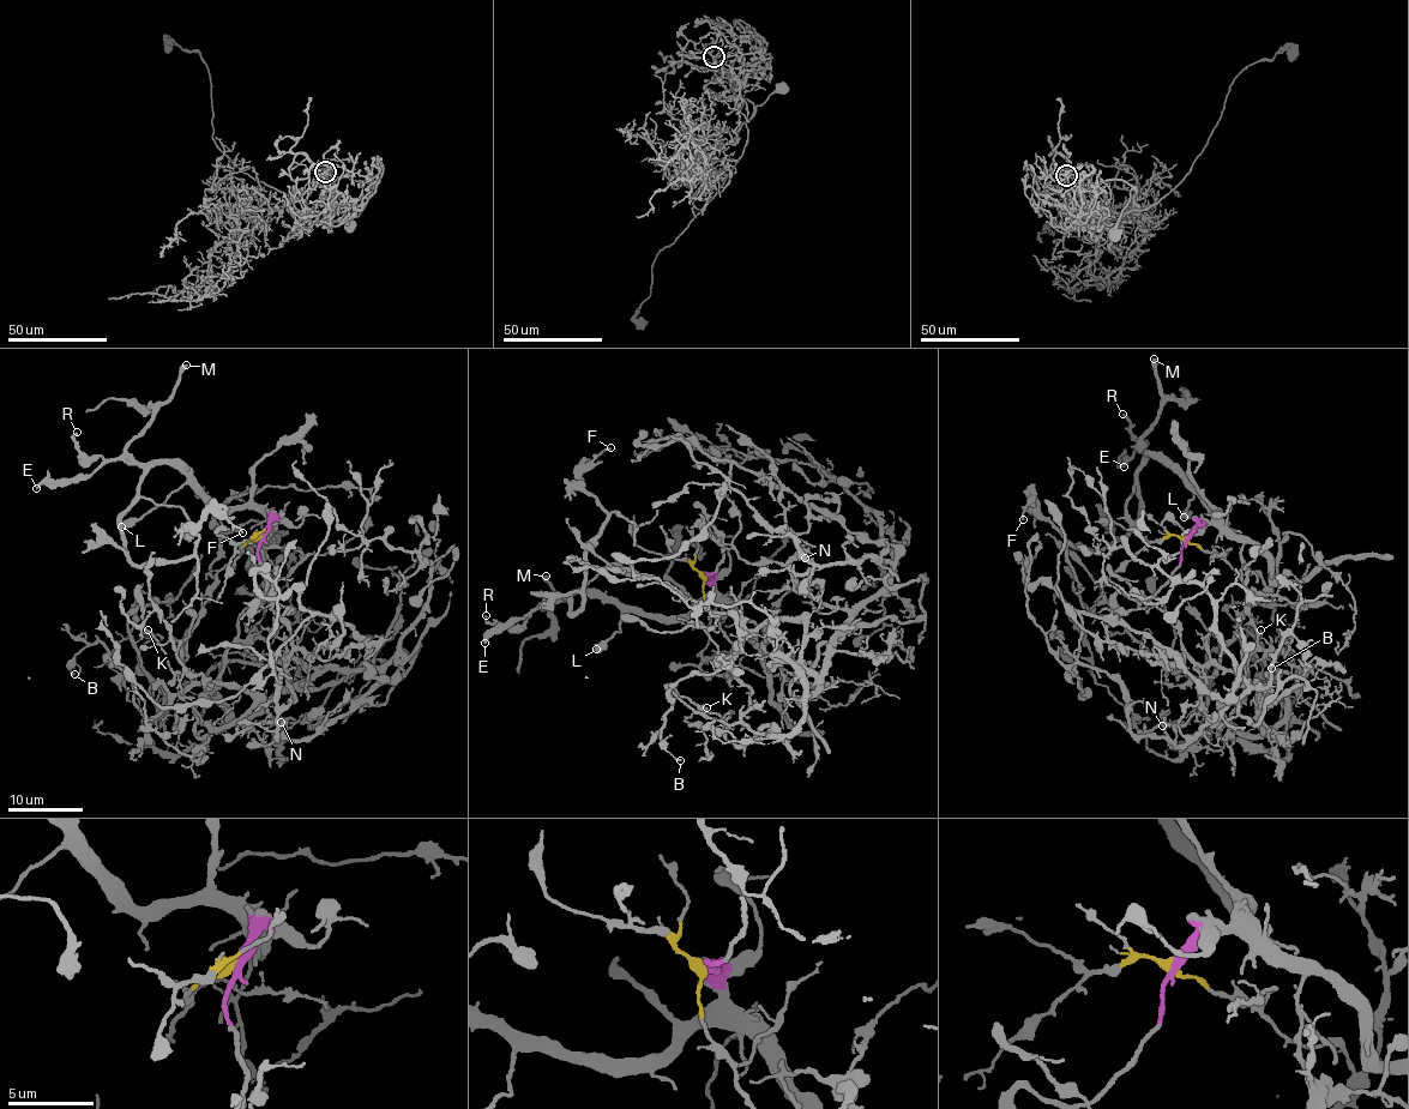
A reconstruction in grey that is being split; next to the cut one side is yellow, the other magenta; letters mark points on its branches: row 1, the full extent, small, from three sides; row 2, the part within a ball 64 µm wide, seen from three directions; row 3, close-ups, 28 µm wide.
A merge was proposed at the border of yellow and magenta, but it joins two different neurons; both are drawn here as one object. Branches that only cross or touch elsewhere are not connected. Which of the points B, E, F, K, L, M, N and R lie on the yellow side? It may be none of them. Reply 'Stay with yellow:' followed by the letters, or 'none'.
Stay with yellow: B, K, N

